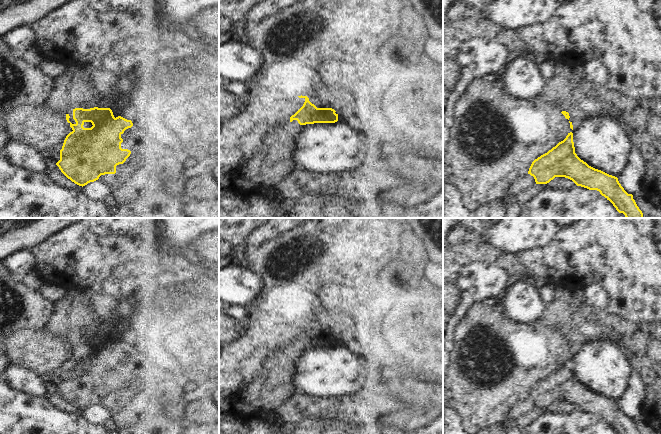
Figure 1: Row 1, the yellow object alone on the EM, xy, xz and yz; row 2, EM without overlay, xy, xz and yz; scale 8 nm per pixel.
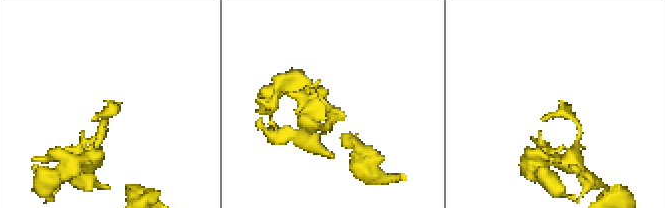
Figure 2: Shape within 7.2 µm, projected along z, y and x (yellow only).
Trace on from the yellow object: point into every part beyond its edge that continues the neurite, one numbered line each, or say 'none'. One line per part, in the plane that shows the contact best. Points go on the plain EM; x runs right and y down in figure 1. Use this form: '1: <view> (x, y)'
none

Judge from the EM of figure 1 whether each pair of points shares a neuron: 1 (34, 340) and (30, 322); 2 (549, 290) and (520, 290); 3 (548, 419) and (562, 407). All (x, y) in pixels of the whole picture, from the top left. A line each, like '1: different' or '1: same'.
1: different
2: different
3: different

